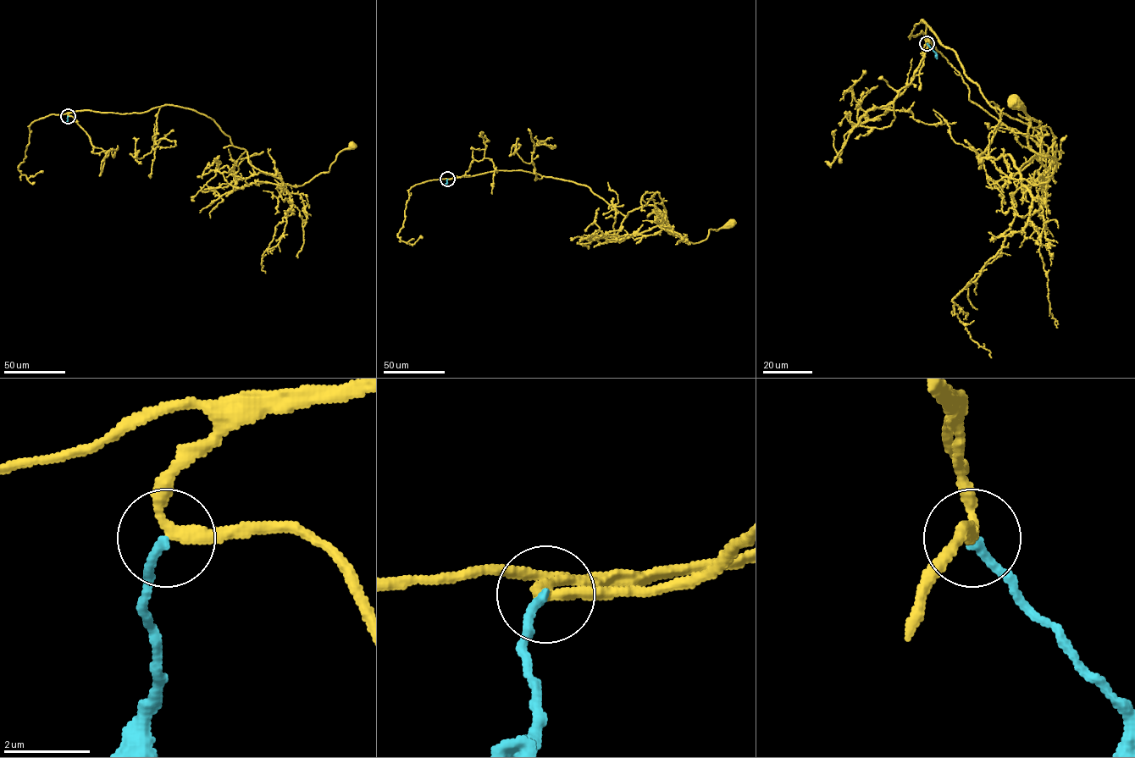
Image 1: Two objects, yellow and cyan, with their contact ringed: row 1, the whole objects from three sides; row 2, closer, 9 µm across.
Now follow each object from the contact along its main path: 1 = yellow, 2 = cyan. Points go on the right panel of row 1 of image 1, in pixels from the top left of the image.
1: (927, 43), (909, 36), (922, 20), (1001, 113), (979, 160), (1046, 183), (1055, 160), (1012, 100)
2: (927, 43), (937, 58)

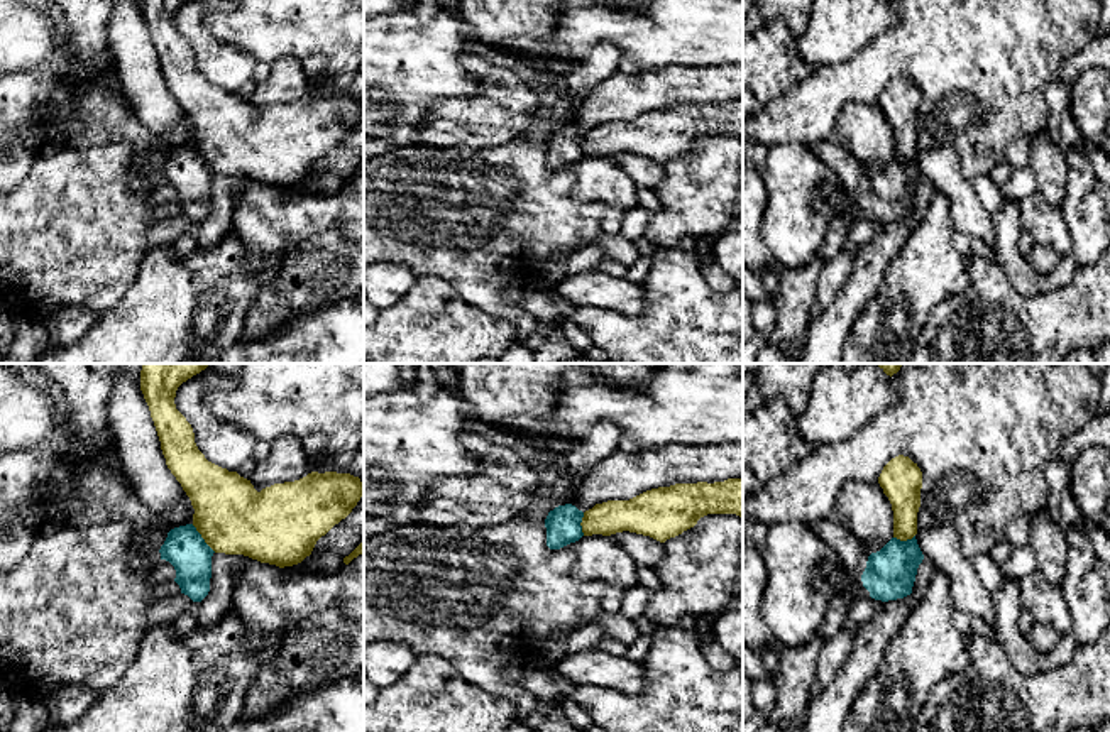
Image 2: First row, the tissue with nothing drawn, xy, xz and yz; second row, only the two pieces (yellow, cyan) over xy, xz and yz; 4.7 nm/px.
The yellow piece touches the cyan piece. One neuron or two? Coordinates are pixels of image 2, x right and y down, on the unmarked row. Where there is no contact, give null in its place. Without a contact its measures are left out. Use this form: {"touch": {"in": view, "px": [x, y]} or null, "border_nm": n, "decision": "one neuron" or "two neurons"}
{"touch": {"in": "xy", "px": [202, 158]}, "border_nm": 180, "decision": "two neurons"}

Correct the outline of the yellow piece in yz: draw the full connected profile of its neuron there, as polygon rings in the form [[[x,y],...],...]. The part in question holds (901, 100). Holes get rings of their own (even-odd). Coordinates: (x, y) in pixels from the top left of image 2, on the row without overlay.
[[[909,78],[892,79],[882,91],[878,105],[893,132],[893,159],[912,161],[917,156],[922,93]]]

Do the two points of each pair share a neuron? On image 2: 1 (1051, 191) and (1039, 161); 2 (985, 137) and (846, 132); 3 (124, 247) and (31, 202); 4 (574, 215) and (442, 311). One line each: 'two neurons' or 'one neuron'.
1: one neuron
2: two neurons
3: one neuron
4: two neurons

